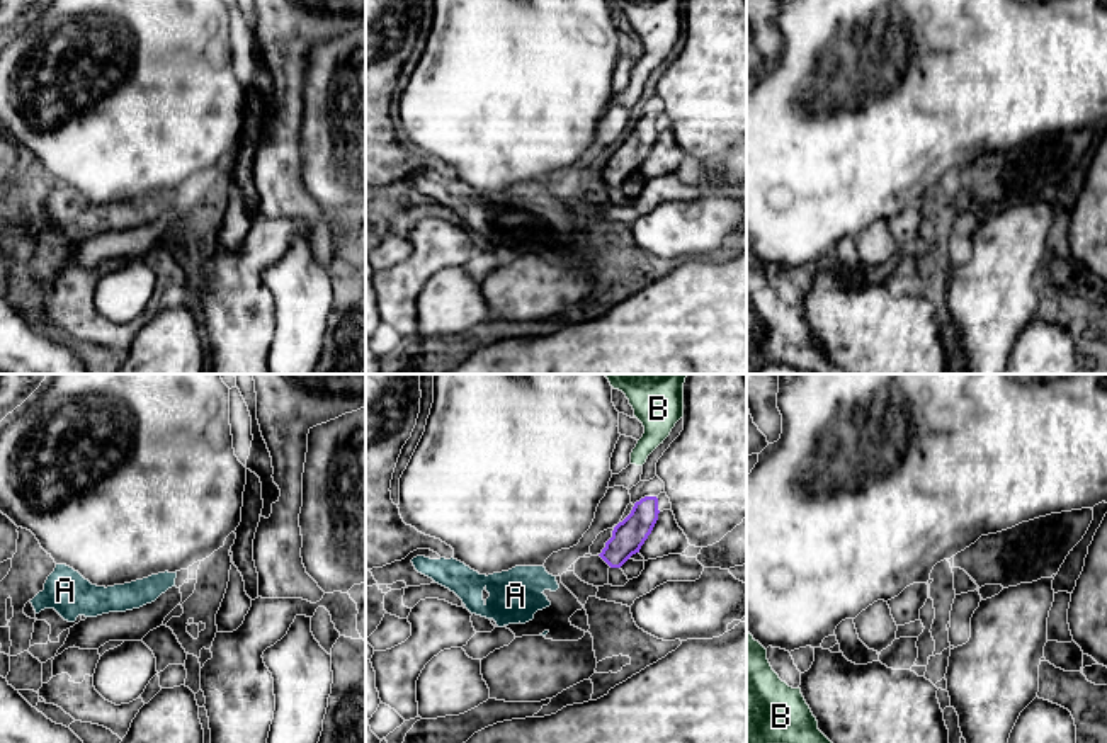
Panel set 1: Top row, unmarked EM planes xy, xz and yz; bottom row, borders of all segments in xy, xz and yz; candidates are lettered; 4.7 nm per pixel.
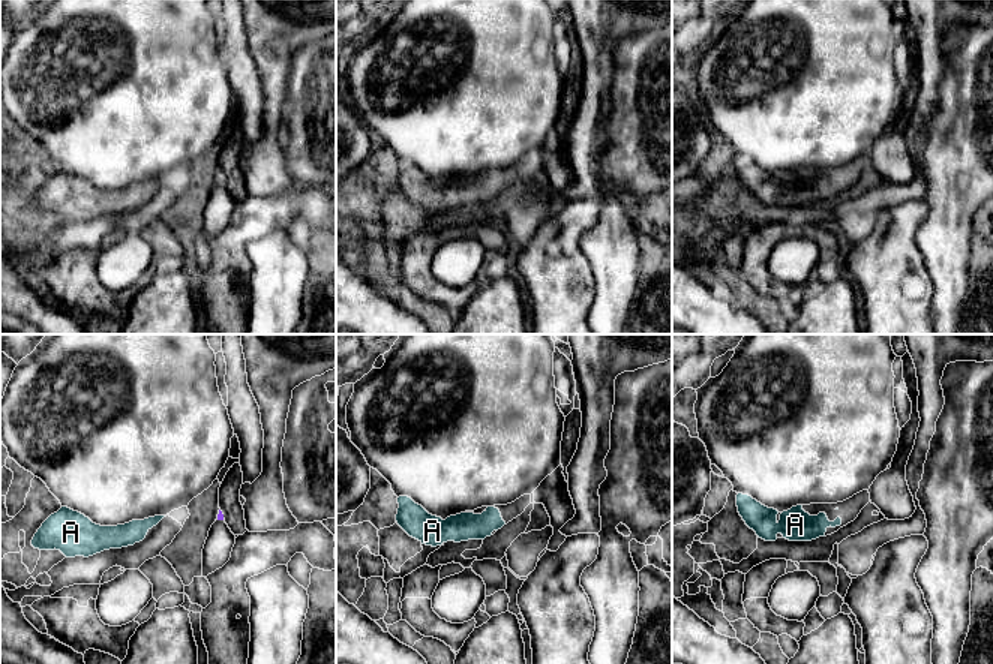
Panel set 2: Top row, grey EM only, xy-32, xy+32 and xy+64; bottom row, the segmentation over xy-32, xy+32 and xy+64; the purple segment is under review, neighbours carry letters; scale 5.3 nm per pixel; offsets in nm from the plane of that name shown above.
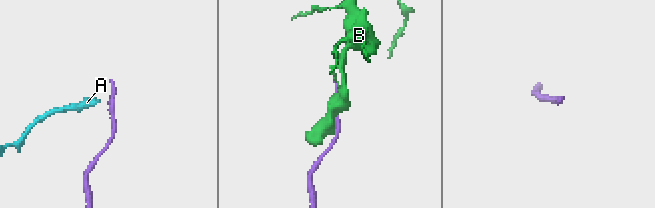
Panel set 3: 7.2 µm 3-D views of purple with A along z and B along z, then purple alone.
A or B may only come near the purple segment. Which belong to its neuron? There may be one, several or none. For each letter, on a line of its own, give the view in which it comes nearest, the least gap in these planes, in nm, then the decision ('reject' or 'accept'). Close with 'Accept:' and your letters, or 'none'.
A: nearest in xz; 240 nm apart; reject
B: nearest in xz; 150 nm apart; reject
Accept: none

